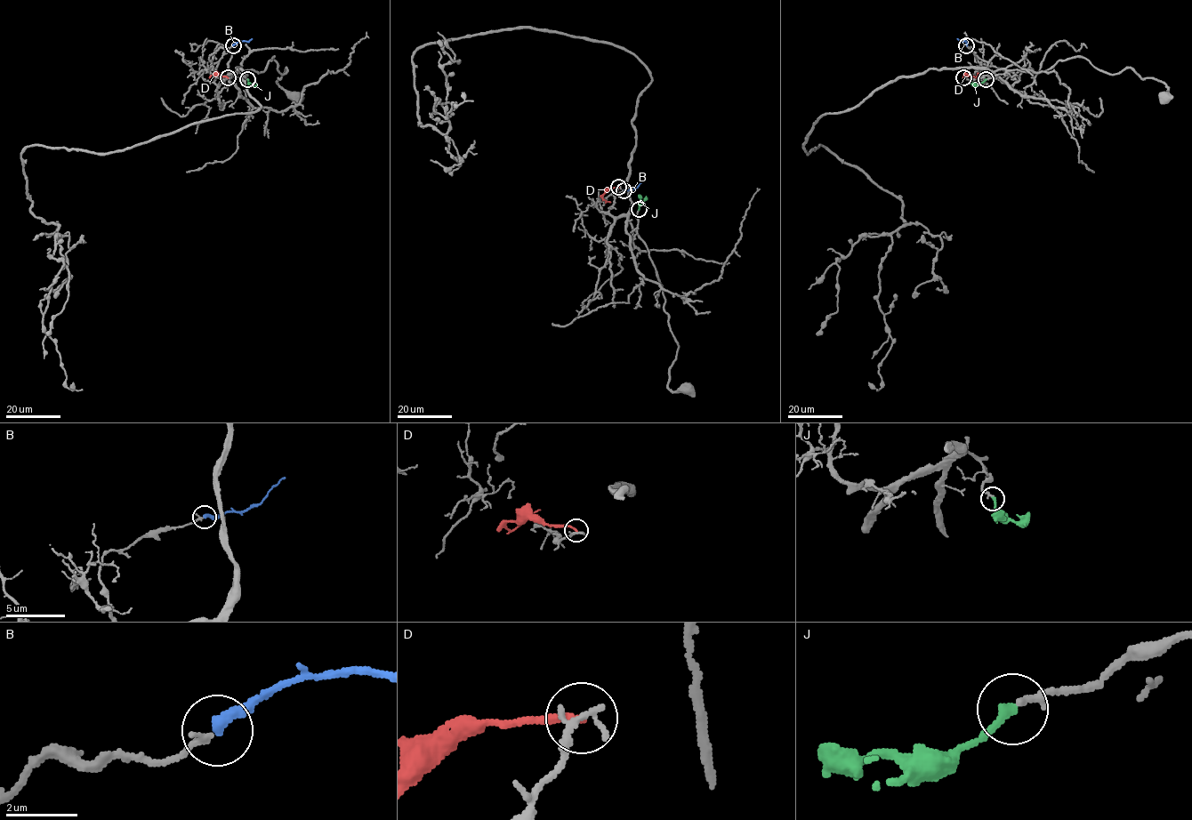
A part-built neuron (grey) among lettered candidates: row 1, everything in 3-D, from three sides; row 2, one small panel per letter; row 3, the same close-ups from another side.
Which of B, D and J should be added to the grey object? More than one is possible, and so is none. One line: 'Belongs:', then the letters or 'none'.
Belongs: B

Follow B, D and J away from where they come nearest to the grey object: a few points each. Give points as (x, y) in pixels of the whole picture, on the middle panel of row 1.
B: (624, 190), (633, 188), (642, 180)
D: (619, 187), (608, 188), (602, 195), (604, 199), (610, 202)
J: (639, 210), (646, 196)

